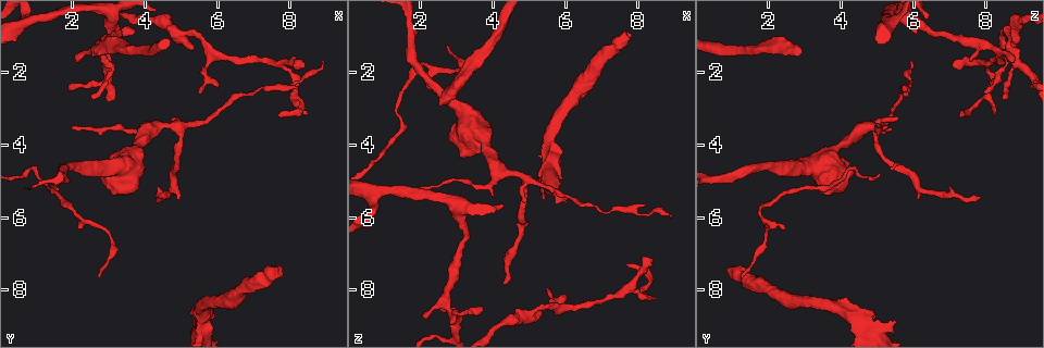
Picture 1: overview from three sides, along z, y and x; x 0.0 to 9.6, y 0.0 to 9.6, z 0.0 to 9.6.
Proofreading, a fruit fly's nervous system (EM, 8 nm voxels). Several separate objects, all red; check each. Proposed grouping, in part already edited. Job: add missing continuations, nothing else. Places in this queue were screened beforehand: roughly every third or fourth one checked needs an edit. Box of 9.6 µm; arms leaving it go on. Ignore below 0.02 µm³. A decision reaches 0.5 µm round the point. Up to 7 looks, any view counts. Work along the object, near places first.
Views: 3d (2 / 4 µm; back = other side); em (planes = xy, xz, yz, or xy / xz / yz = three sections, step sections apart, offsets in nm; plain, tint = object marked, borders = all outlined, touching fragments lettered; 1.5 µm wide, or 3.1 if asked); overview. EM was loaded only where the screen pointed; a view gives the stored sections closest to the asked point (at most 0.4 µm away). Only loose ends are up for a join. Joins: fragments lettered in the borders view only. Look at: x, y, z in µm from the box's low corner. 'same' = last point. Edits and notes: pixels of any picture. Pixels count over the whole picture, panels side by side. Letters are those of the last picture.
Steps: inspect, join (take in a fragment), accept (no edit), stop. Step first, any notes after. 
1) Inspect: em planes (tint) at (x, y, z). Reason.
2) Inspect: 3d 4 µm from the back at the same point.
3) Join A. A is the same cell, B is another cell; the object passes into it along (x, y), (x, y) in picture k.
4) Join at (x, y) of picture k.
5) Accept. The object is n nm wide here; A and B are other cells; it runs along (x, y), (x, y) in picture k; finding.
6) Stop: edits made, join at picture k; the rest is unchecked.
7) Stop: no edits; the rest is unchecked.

Inspect: 3d 2 µm at (1.90, 3.60, 5.15). Branch stops here.

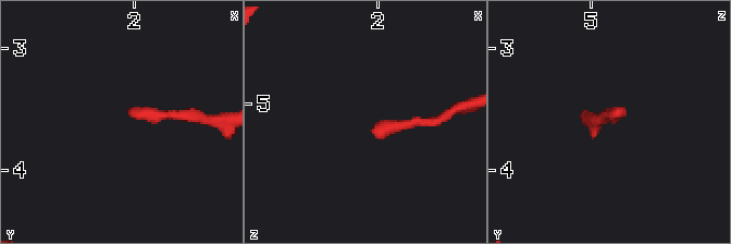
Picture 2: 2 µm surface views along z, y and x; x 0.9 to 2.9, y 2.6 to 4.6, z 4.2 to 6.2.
Inspect: em xy step 8 (plain) at (1.94, 3.54, 5.20).

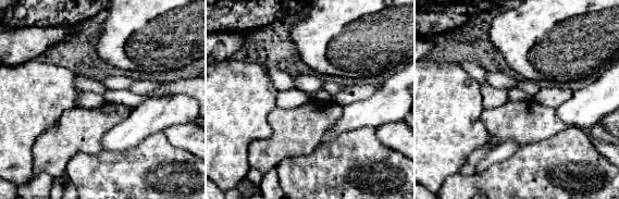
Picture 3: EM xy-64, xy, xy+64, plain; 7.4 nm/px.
Inspect: em xy step 8 (borders) at the same point. See the neighbours.

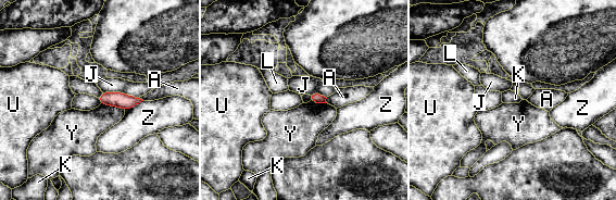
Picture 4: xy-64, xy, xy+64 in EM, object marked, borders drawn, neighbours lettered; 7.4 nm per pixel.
Accept. The object is 80 nm wide here; A, J, K, L, U, Y and Z are other cells; a border runs along (102, 92), (97, 97) in picture 4; no lettered fragment goes on from it.

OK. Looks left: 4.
Inspect: 3d 4 µm from the back at (7.70, 3.25, 7.30). Thin end.

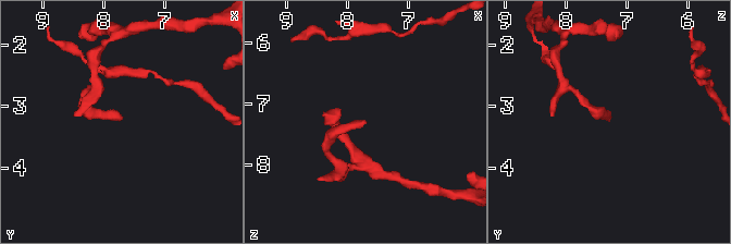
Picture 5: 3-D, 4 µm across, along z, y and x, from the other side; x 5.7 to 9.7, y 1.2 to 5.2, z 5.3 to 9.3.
Inspect: em planes (borders) at (7.70, 3.20, 7.25). Need the tissue.

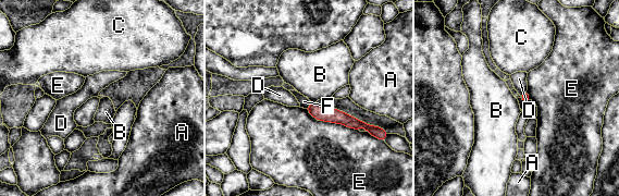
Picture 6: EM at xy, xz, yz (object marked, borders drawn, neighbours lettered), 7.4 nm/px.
Accept. A, B, C, D, E and F are other cells; it runs along (309, 108), (368, 126) in picture 6; no lettered fragment goes on from it.

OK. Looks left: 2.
Stop: no edits; the rest is unchecked.

